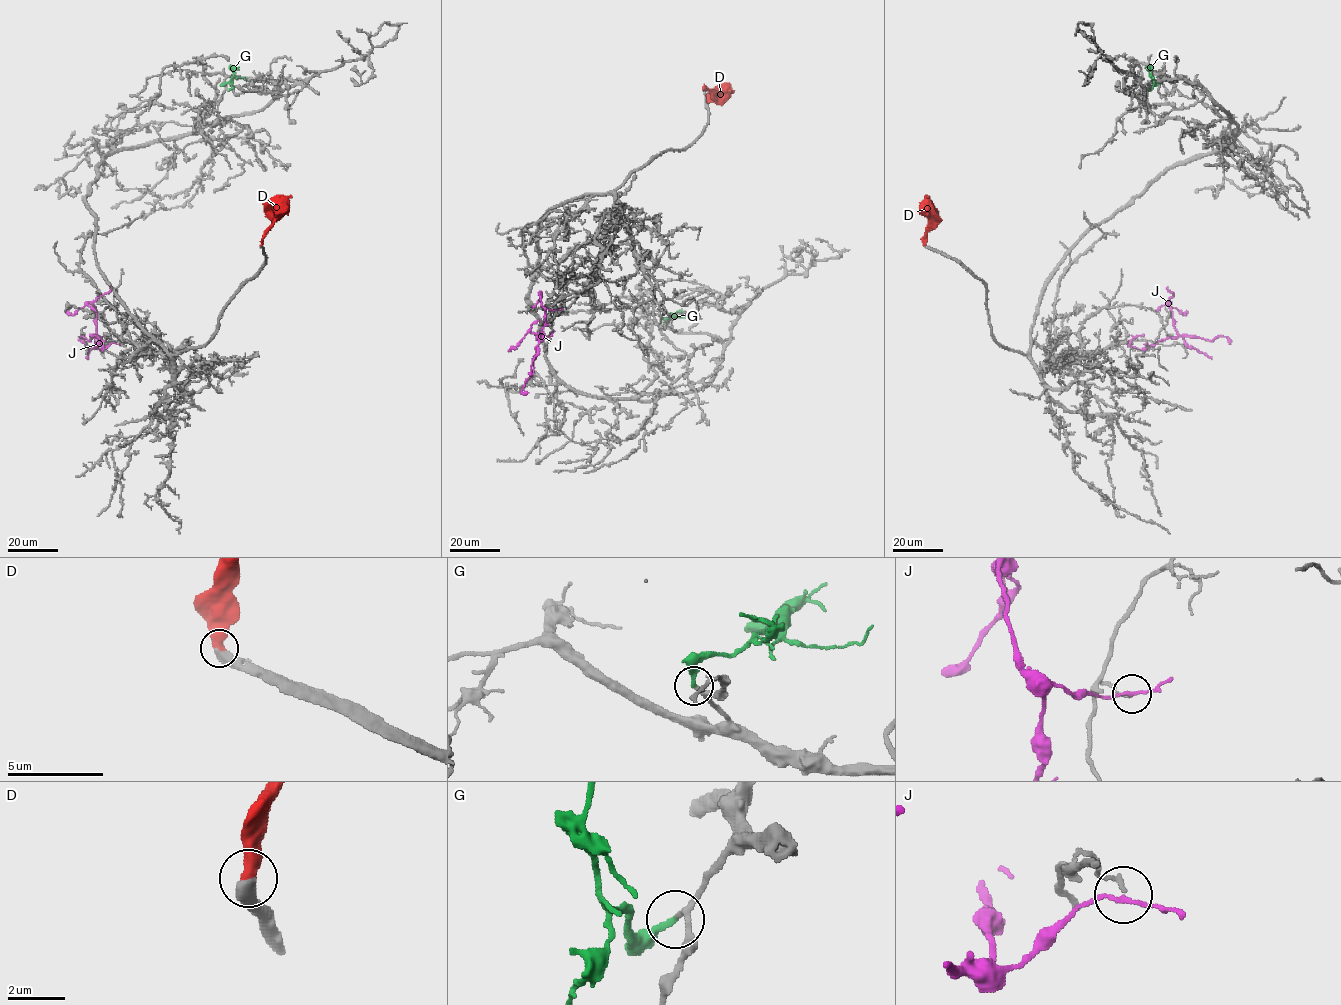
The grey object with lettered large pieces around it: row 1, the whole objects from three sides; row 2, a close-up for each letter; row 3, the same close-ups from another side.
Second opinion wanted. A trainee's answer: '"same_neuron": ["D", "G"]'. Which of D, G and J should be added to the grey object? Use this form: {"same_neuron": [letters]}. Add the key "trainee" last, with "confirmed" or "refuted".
{"same_neuron": ["D", "G"], "trainee": "confirmed"}

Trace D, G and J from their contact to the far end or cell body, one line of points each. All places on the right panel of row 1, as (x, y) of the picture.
D: (924, 245), (929, 219), (927, 196)
G: (1158, 83), (1153, 82), (1145, 67)
J: (1146, 342), (1145, 349), (1177, 336), (1169, 302), (1183, 315), (1188, 312)

